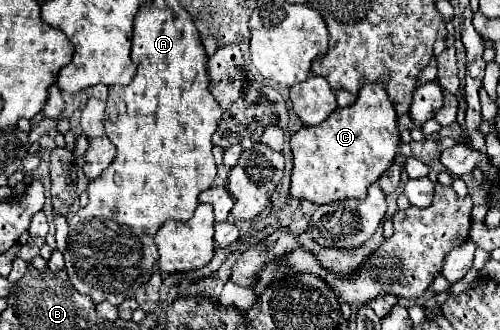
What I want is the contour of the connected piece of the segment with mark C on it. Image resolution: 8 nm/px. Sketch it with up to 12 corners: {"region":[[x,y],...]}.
{"region":[[386,86],[290,138],[290,196],[366,198],[394,162]]}

